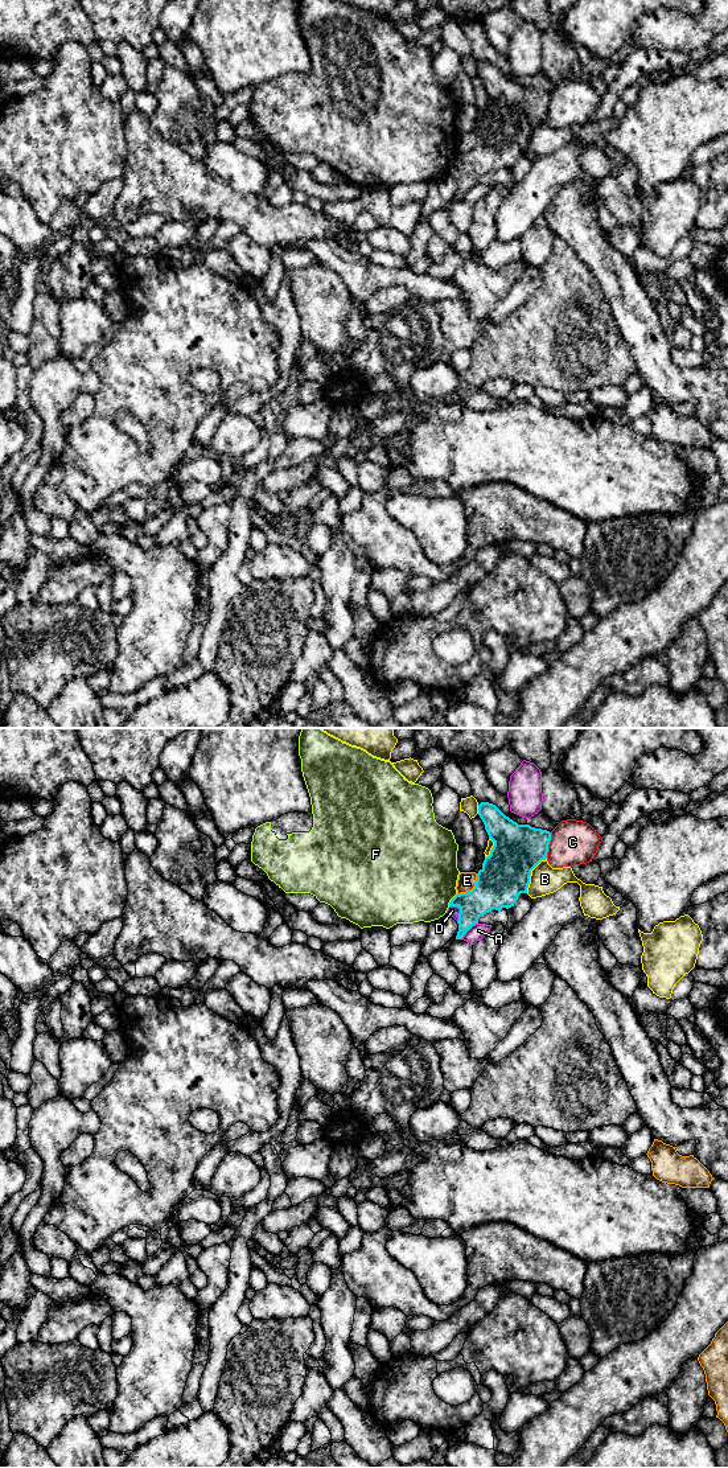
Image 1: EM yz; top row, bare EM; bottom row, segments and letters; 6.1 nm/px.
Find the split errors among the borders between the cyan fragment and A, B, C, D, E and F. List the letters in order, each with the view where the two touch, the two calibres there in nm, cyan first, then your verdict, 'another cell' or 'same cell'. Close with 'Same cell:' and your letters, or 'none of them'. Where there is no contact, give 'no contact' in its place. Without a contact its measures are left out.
A: meets cyan in yz; 190 nm thick on the cyan side, 90 nm on the other; another cell
B: meets cyan in yz; 300 nm thick on the cyan side, 170 nm on the other; another cell
C: meets cyan in yz; 300 nm thick on the cyan side, 280 nm on the other; another cell
D: meets cyan in yz; 240 nm thick on the cyan side, 60 nm on the other; same cell
E: meets cyan in yz; 300 nm thick on the cyan side, 110 nm on the other; another cell
F: meets cyan in yz; 200 nm thick on the cyan side, 500 nm on the other; another cell
Same cell: D

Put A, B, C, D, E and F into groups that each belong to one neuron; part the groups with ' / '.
A / B / C / D / E / F

